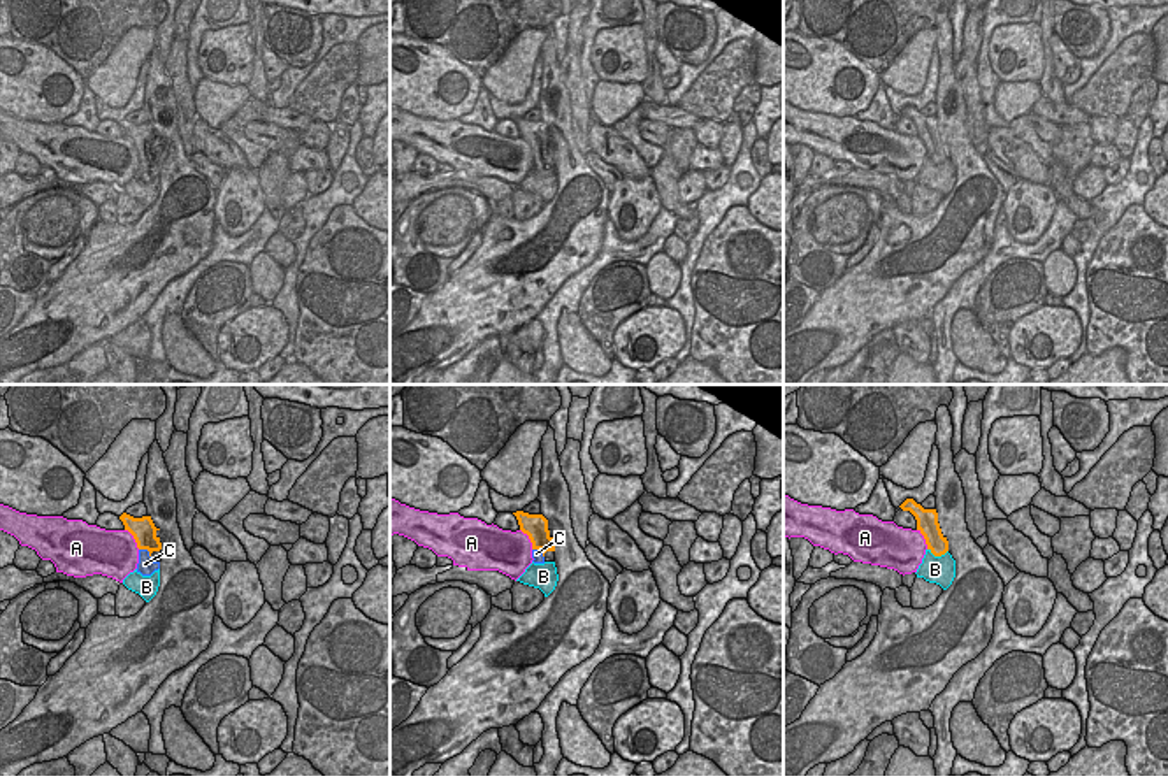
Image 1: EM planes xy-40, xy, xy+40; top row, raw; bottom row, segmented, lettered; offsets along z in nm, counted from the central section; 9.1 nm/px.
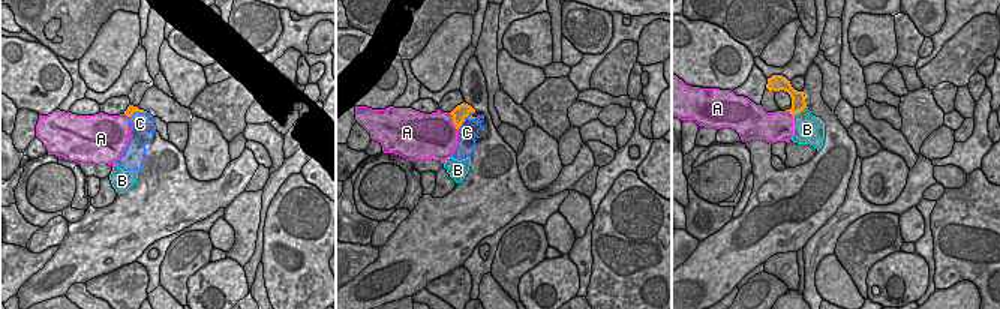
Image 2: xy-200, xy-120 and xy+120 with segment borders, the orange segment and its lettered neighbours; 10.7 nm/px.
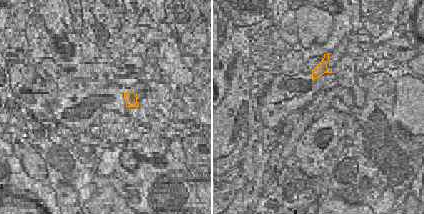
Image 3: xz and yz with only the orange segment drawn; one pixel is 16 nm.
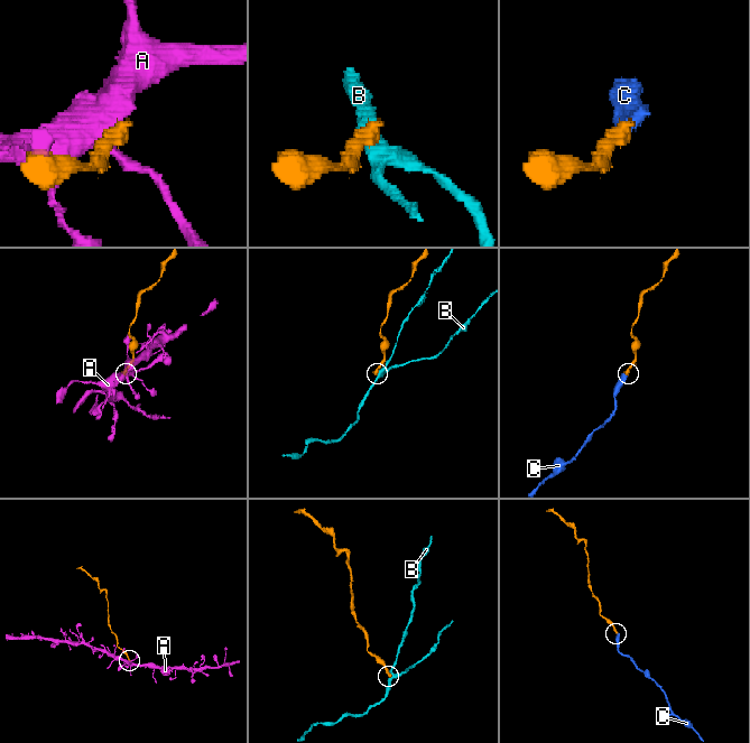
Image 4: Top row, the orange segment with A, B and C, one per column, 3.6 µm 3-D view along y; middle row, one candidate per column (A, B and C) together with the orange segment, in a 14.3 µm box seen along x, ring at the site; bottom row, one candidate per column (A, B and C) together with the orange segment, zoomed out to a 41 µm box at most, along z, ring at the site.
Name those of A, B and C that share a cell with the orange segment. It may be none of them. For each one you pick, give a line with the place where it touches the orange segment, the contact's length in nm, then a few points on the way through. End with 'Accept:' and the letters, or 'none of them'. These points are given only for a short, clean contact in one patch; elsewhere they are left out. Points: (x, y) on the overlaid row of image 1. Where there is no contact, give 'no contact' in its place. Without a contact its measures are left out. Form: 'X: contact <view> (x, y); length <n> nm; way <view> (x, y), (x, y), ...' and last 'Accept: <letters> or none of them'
C: contact xy-40 (146, 548); length 140 nm; way xy-40 (143, 529), (146, 548), (146, 567)
Accept: C

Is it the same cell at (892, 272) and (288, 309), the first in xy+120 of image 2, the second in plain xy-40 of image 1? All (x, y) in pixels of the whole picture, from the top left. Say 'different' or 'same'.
different

